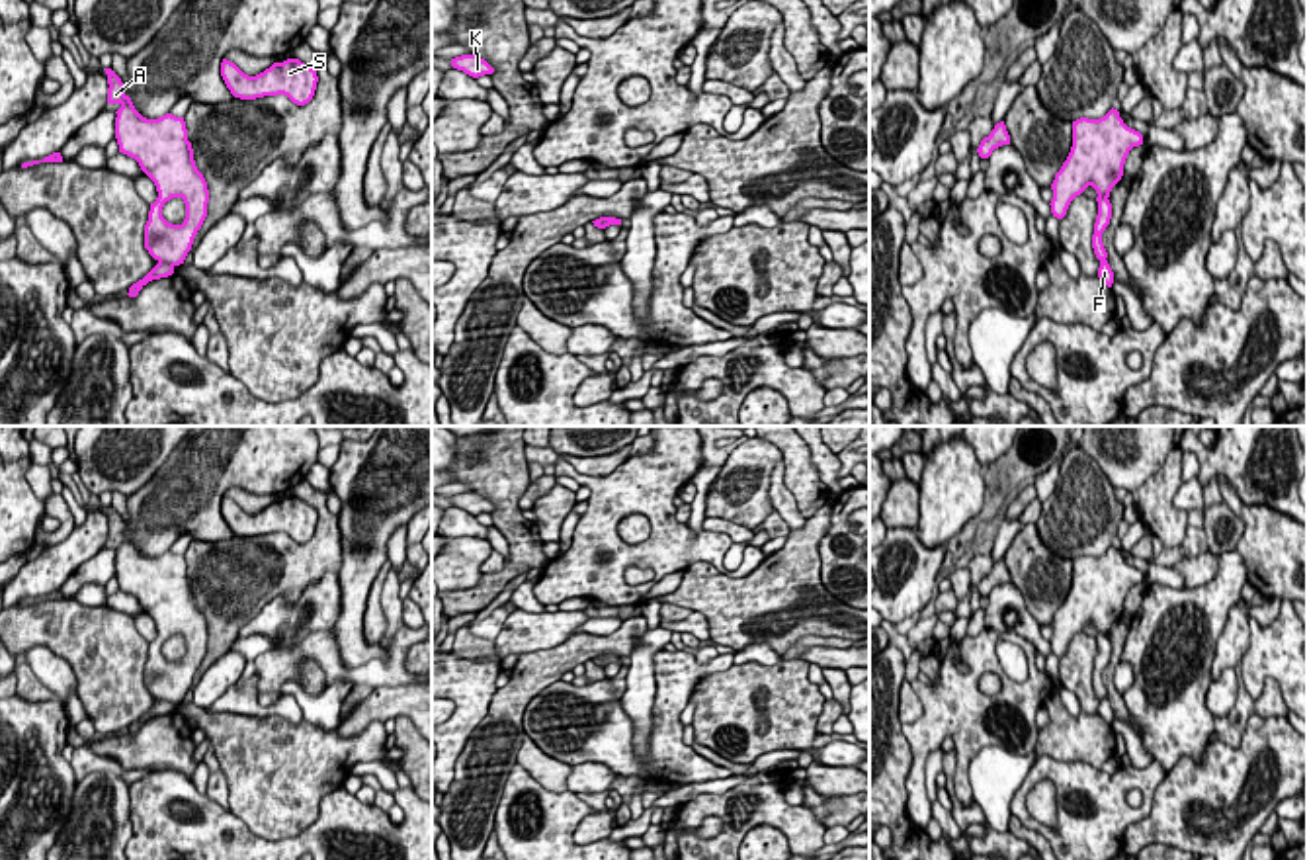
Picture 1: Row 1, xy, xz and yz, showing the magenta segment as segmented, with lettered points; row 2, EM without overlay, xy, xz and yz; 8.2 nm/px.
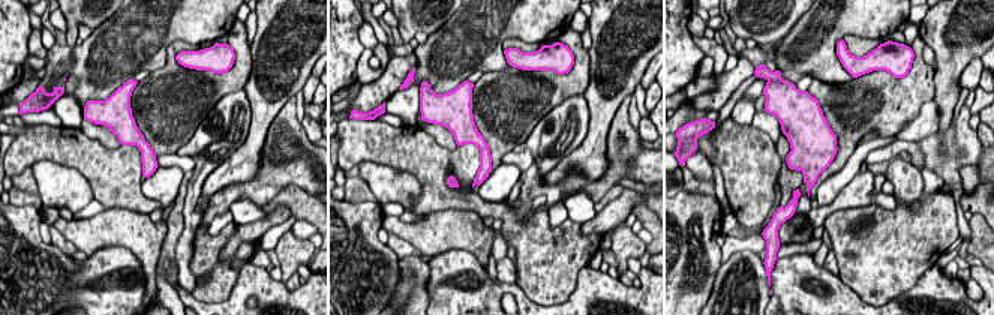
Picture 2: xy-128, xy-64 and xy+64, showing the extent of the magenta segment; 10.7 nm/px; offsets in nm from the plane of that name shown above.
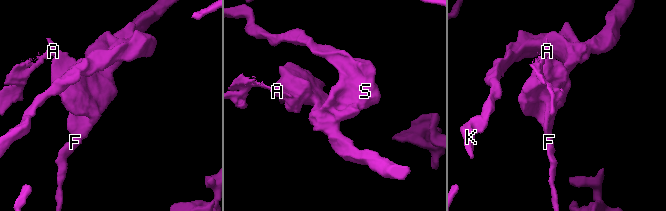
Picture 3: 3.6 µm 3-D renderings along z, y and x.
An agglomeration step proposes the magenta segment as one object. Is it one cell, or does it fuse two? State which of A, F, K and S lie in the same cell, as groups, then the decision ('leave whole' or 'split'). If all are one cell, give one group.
A K S / F; split

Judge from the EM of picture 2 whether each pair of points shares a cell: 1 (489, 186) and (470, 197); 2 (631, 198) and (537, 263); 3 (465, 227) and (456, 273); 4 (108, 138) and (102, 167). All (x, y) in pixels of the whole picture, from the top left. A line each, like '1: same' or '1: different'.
1: different
2: different
3: different
4: different

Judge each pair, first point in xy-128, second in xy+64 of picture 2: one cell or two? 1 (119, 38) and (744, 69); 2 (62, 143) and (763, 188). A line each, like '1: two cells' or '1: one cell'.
1: two cells
2: one cell

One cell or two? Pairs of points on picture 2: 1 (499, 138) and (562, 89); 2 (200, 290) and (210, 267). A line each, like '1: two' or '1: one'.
1: one
2: one

